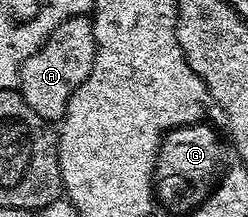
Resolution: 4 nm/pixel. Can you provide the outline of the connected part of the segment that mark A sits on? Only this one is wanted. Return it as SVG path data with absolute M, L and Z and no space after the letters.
M88 16L69 17L21 65L19 92L22 99L35 111L35 115L50 123L60 122L67 111L67 103L71 95L91 75L91 67L95 63L95 31L93 22Z

